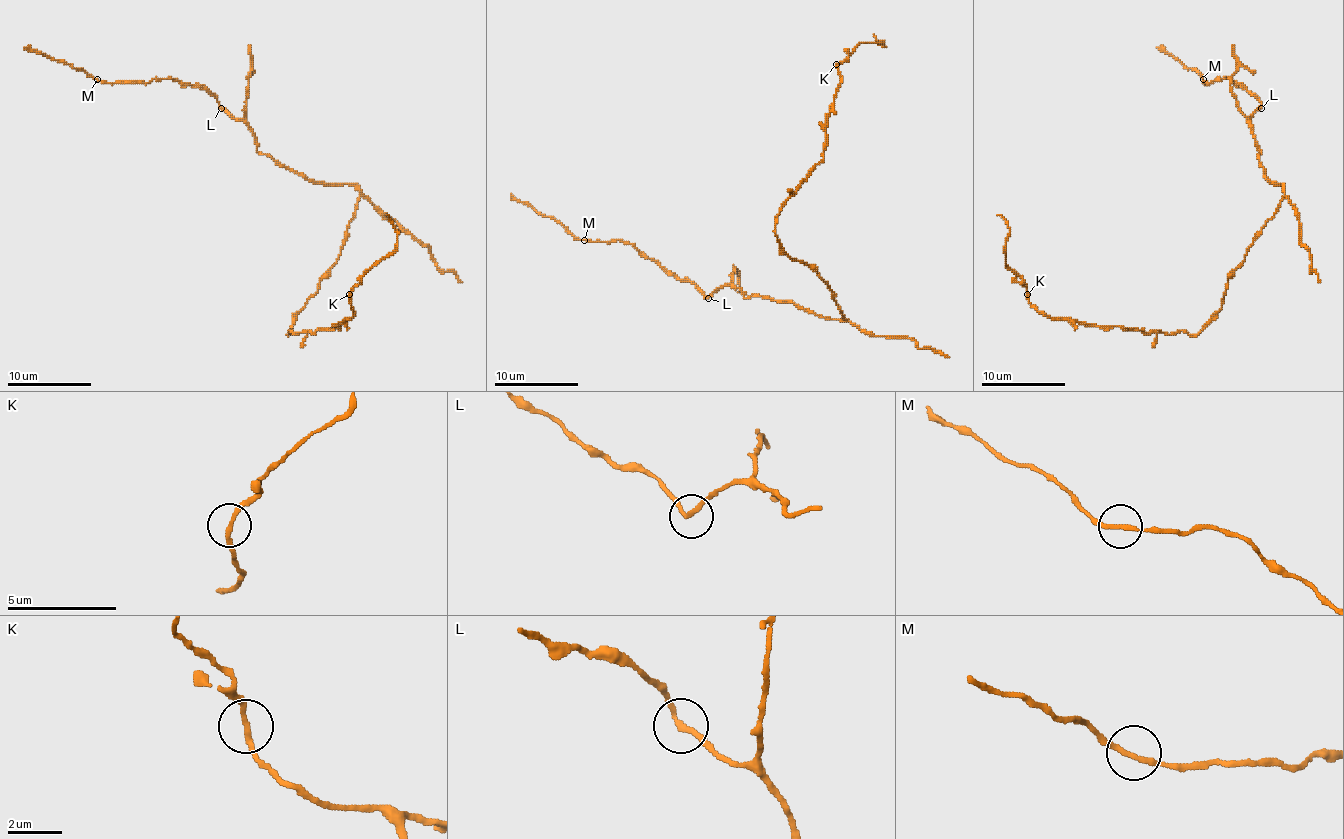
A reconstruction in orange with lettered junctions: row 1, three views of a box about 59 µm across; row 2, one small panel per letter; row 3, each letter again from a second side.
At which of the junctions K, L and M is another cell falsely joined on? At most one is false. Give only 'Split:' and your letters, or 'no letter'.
Split: no letter

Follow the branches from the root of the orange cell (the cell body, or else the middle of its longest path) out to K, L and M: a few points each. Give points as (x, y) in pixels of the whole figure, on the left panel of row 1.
K: (351, 219), (336, 263), (288, 334), (332, 330), (349, 320), (349, 295)
L: (351, 219), (359, 198), (353, 186), (311, 181), (280, 167), (257, 150), (252, 131), (221, 108)
M: (351, 219), (359, 198), (353, 186), (311, 181), (280, 167), (206, 89), (171, 79), (97, 79)

